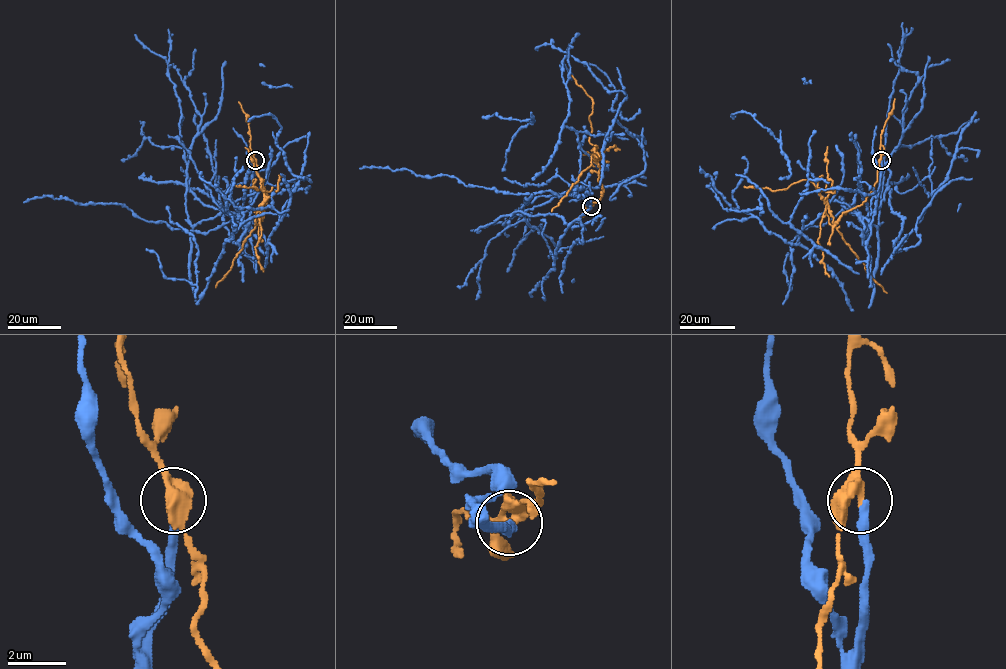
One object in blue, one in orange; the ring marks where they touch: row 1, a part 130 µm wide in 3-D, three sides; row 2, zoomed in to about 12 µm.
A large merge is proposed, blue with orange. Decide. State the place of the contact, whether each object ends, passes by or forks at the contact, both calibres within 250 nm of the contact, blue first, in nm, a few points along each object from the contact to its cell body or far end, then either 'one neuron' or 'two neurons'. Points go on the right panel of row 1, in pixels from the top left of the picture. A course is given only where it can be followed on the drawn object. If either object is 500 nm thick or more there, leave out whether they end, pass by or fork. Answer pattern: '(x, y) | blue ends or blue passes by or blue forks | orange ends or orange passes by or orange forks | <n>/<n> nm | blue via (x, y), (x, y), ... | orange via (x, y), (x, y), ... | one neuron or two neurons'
(881, 160) | blue ends | orange passes by | 320/320 nm | blue via (881, 160), (875, 215), (870, 225), (862, 218), (891, 190), (903, 220), (898, 245), (946, 179), (975, 111) | orange via (881, 160), (874, 188), (860, 205), (844, 211), (833, 223), (826, 206), (826, 213), (828, 222), (887, 293) | two neurons

